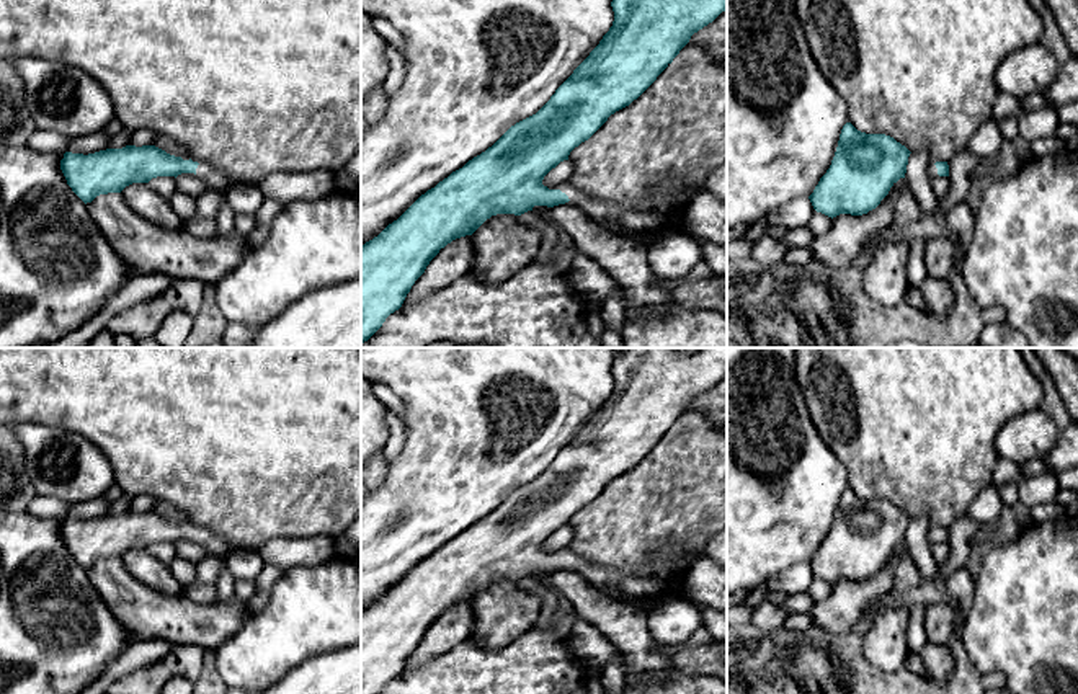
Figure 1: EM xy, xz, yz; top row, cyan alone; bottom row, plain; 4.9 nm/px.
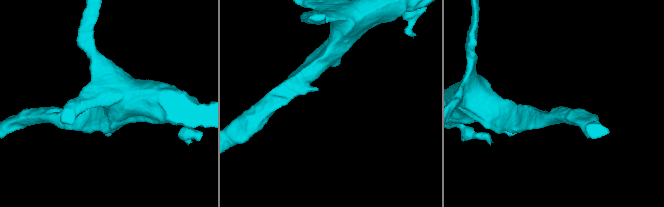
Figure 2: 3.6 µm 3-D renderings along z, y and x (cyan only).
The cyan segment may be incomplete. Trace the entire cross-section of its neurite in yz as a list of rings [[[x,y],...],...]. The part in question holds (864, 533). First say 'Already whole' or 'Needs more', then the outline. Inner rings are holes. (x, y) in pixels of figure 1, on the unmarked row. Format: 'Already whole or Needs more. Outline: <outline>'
Already whole. Outline: [[[846,488],[830,534],[808,562],[813,575],[831,585],[867,580],[905,544],[910,519],[890,501],[866,500]]]

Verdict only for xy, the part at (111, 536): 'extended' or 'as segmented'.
extended

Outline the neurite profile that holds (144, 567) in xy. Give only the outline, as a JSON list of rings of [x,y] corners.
[[[132,549],[121,560],[136,580],[158,593],[181,594],[185,589],[173,576],[170,565],[158,562],[147,549]]]

